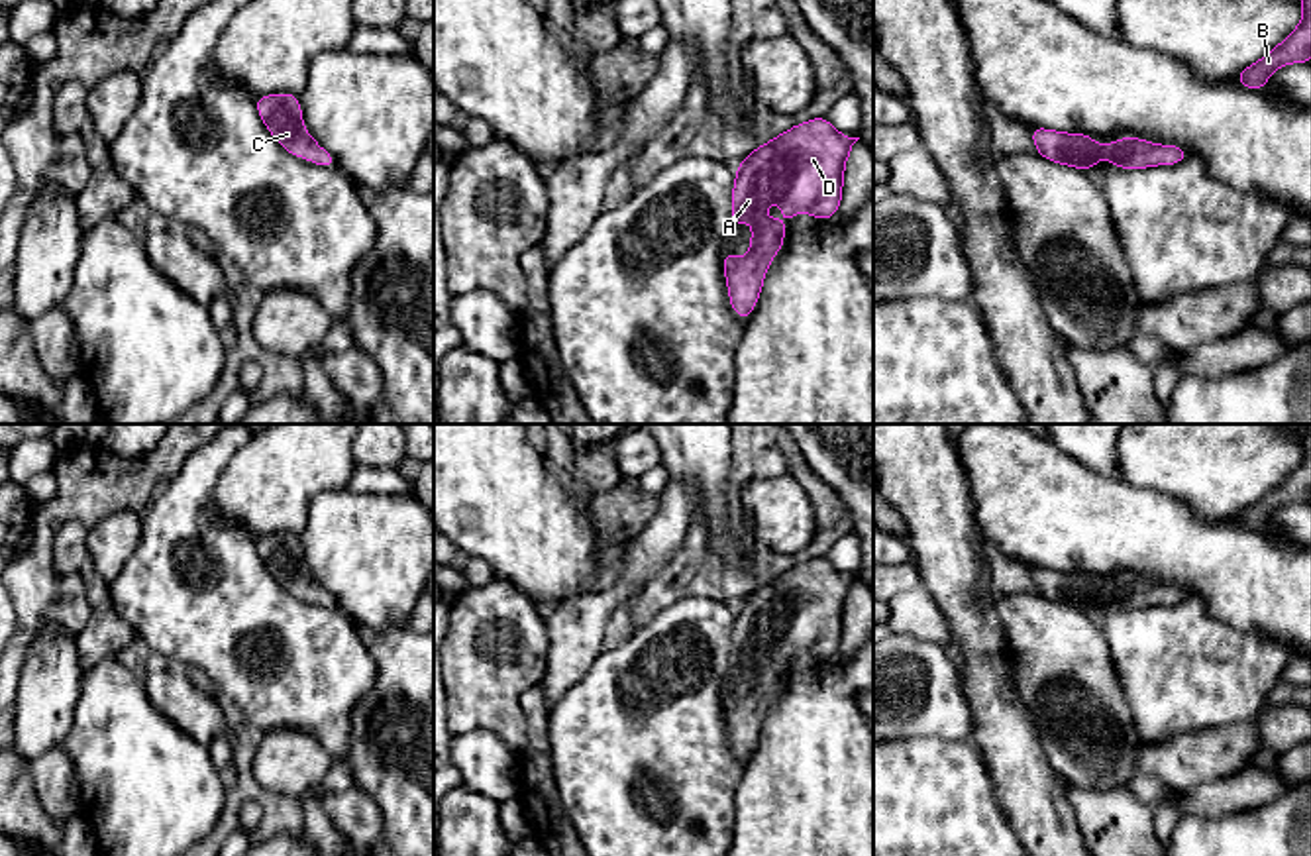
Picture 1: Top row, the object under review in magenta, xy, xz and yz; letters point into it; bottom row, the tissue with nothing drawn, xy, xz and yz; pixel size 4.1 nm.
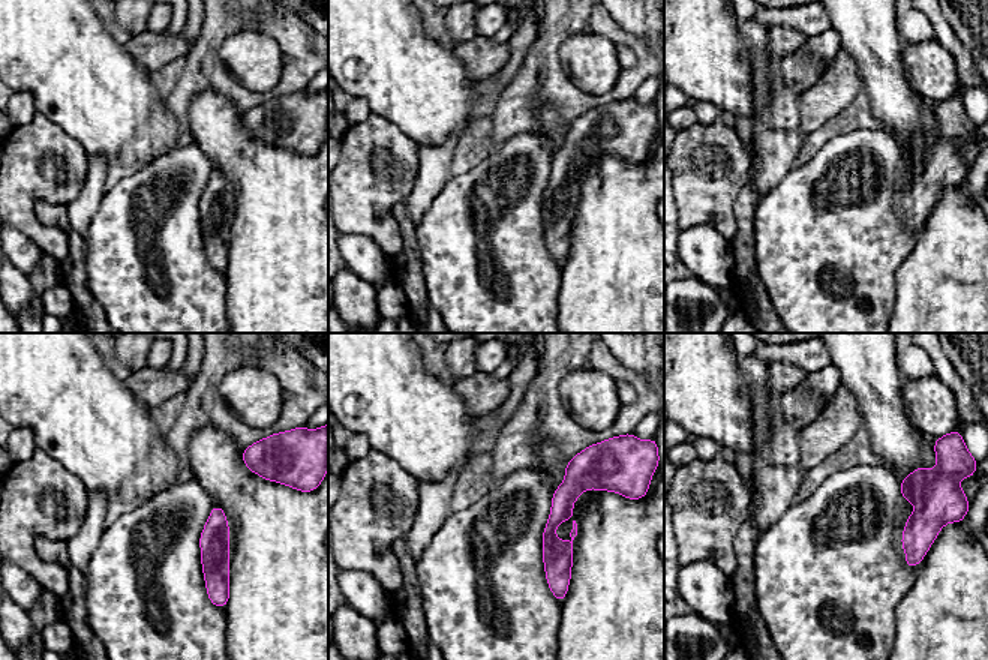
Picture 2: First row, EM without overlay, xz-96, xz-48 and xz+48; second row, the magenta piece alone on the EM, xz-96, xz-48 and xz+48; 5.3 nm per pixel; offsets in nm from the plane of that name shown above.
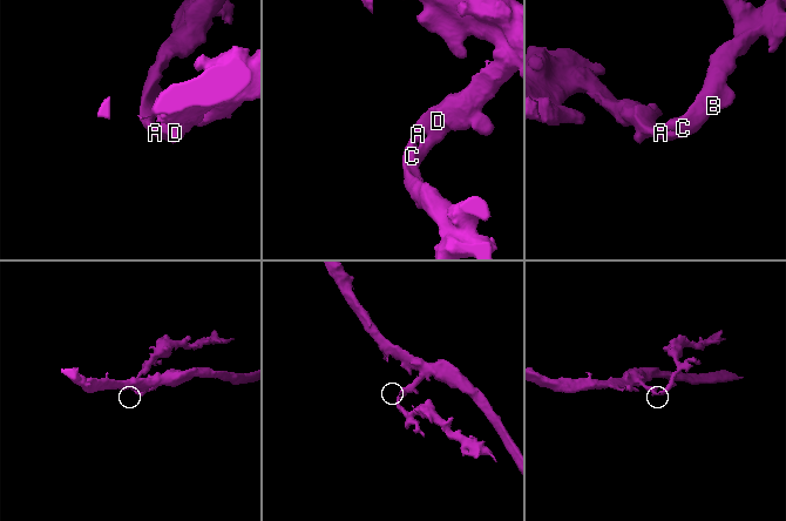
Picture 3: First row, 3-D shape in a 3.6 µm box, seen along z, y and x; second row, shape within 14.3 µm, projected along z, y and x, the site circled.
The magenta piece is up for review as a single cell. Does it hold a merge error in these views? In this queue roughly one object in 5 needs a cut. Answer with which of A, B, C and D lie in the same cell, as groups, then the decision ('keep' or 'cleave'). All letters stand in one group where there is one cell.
A B C D | keep

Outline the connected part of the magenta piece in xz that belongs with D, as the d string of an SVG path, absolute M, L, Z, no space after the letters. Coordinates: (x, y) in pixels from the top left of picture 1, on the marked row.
M814 118L760 145L736 169L732 226L754 222L746 259L722 257L730 304L740 318L752 314L763 275L783 247L787 226L761 210L777 200L789 222L799 210L816 220L836 216L844 165L858 139L842 135L826 118Z

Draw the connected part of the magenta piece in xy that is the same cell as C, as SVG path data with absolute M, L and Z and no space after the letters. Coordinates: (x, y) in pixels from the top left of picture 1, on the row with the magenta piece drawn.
M269 94L255 98L255 102L265 126L290 155L306 157L326 169L336 165L334 157L304 130L296 94Z

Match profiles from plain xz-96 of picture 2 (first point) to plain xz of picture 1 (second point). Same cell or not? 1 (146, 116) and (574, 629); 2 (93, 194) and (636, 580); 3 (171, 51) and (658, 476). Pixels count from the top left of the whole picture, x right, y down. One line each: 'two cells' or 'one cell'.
1: two cells
2: one cell
3: two cells

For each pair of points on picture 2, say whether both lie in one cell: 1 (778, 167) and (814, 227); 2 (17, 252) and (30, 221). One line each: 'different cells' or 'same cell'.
1: different cells
2: different cells

